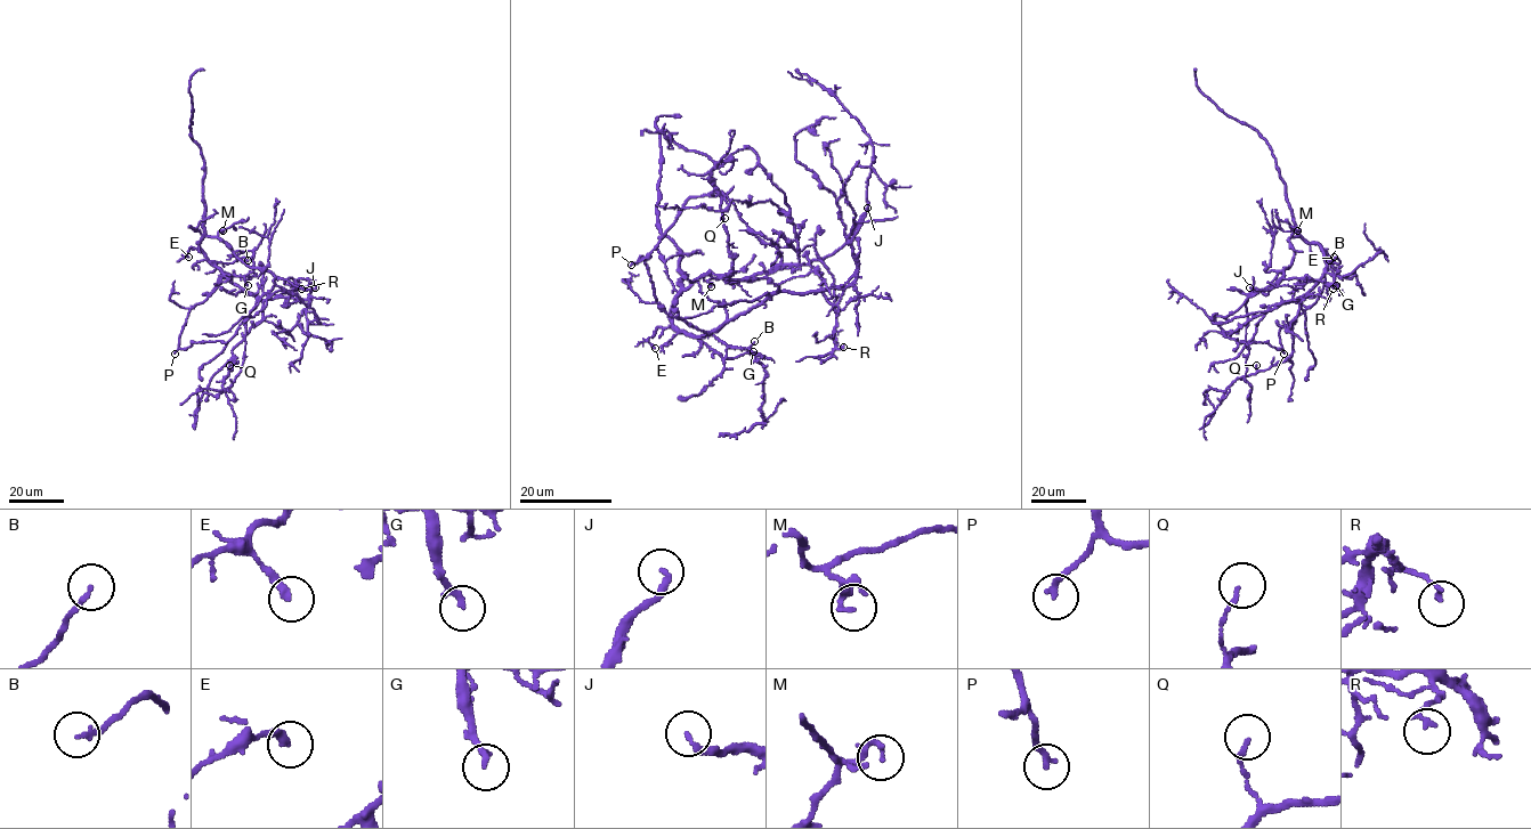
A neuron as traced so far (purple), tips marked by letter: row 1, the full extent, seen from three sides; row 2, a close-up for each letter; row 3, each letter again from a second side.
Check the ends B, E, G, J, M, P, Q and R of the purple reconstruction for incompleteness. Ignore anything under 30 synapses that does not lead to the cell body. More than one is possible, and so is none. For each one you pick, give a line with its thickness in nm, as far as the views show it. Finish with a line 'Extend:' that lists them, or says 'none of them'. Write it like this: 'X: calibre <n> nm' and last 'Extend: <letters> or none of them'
J: calibre 190 nm
P: calibre 200 nm
Extend: J, P

